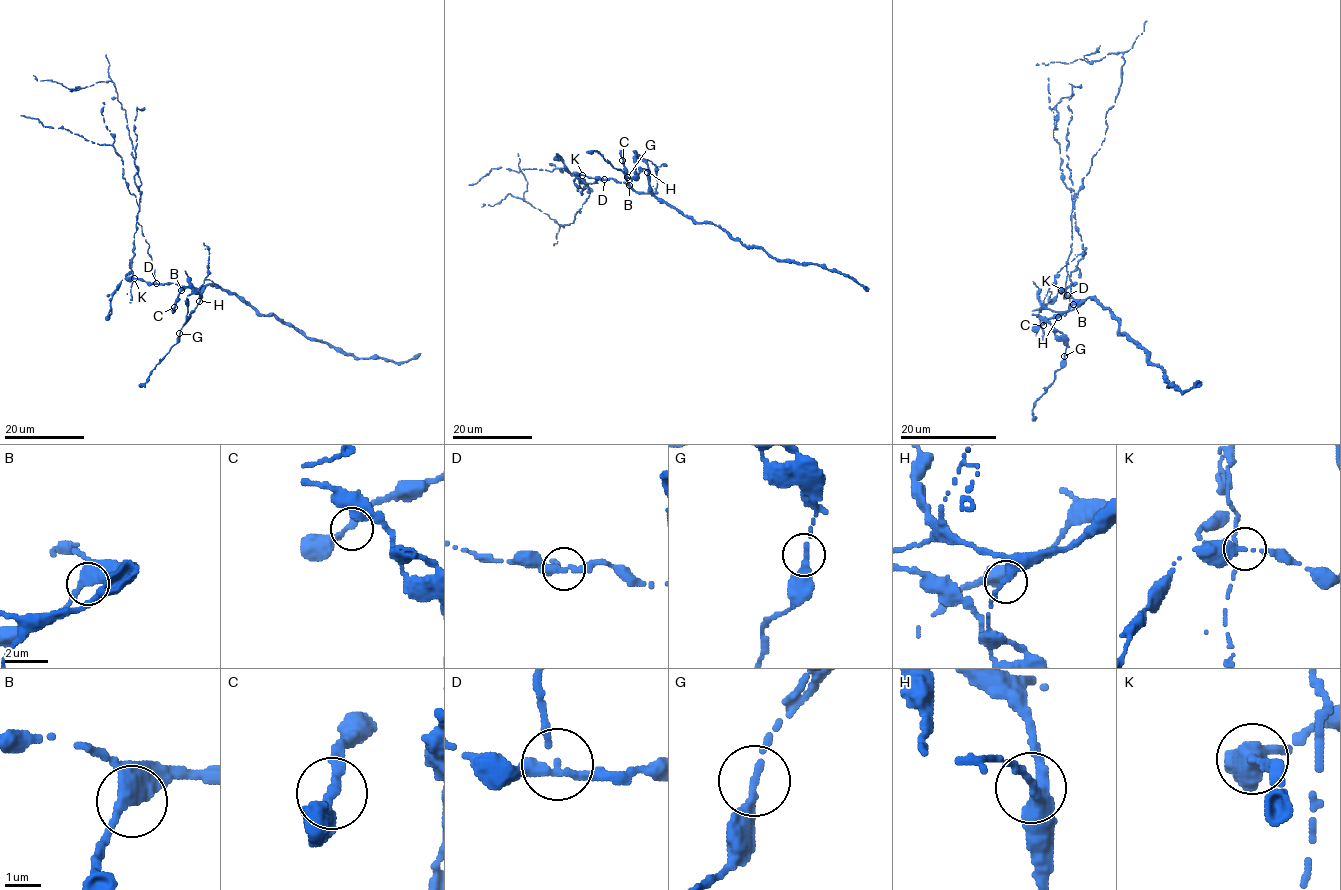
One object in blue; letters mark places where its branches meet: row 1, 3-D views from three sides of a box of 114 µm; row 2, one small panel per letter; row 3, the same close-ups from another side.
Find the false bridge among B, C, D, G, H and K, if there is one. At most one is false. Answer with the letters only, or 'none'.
D

